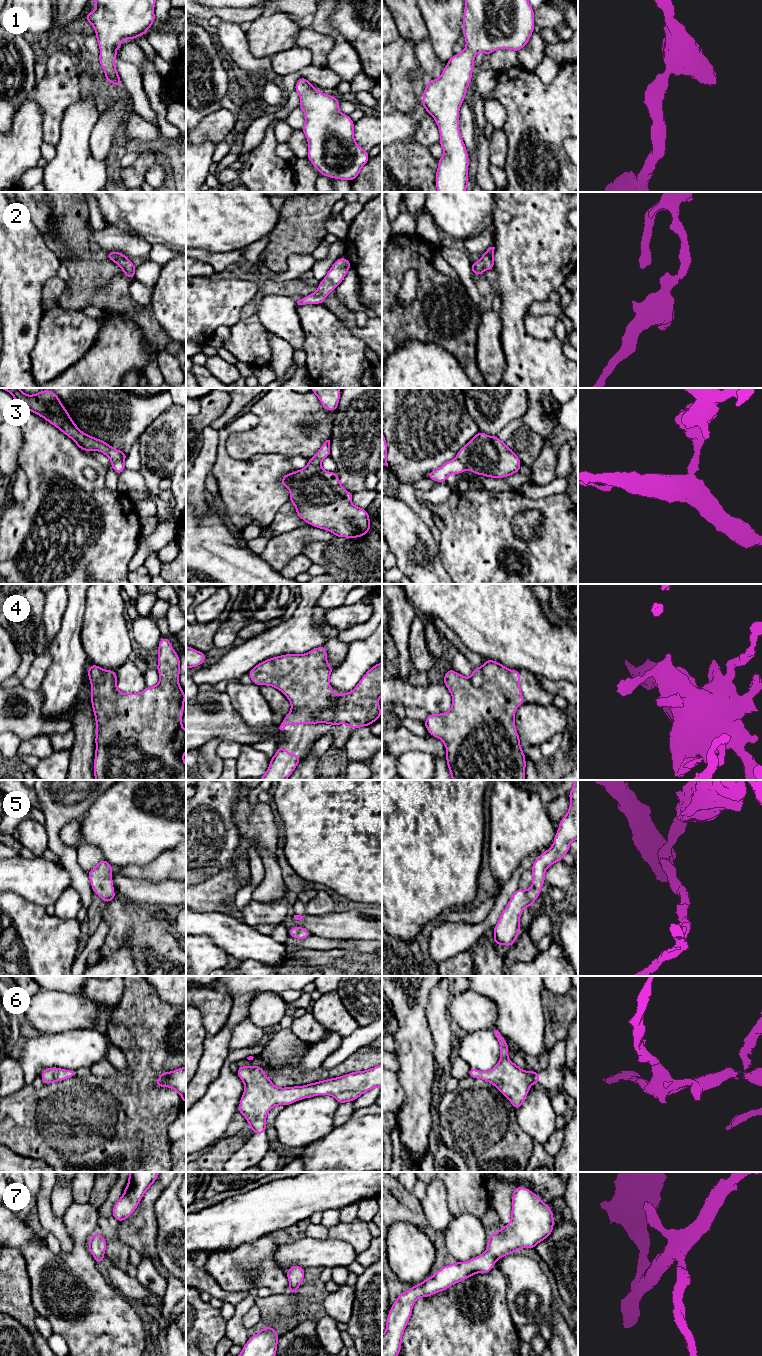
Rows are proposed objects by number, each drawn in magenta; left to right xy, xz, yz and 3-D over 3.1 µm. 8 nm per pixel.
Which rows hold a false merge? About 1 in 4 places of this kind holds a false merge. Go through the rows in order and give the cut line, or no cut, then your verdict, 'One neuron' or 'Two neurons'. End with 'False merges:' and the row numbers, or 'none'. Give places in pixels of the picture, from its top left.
1: No split. One neuron
2: No split. One neuron
3: Split along xy (123, 460), (117, 460), (112, 463). Two neurons
4: No split. One neuron
5: No split. One neuron
6: No split. One neuron
7: No split. One neuron
False merges: 3

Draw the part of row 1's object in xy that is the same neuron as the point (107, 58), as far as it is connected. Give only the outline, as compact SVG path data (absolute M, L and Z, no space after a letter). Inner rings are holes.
M94 0L96 9L85 16L94 30L96 31L96 40L100 48L99 62L104 69L104 78L116 86L122 86L121 79L115 67L117 58L116 50L121 47L122 41L126 38L134 40L145 35L152 26L156 17L154 6L156 0Z

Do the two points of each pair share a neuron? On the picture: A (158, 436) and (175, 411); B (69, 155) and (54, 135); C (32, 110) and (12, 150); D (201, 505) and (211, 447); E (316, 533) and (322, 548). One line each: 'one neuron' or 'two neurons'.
A: one neuron
B: two neurons
C: one neuron
D: one neuron
E: two neurons

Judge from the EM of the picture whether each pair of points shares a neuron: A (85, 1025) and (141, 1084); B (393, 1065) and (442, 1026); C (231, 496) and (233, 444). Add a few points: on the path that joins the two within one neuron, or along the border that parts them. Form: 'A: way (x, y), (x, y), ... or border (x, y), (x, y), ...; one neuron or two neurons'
A: border (105, 1034), (115, 1044); two neurons
B: border (394, 1052), (398, 1062), (398, 1073); two neurons
C: border (227, 437), (226, 451), (232, 457), (255, 455); two neurons

